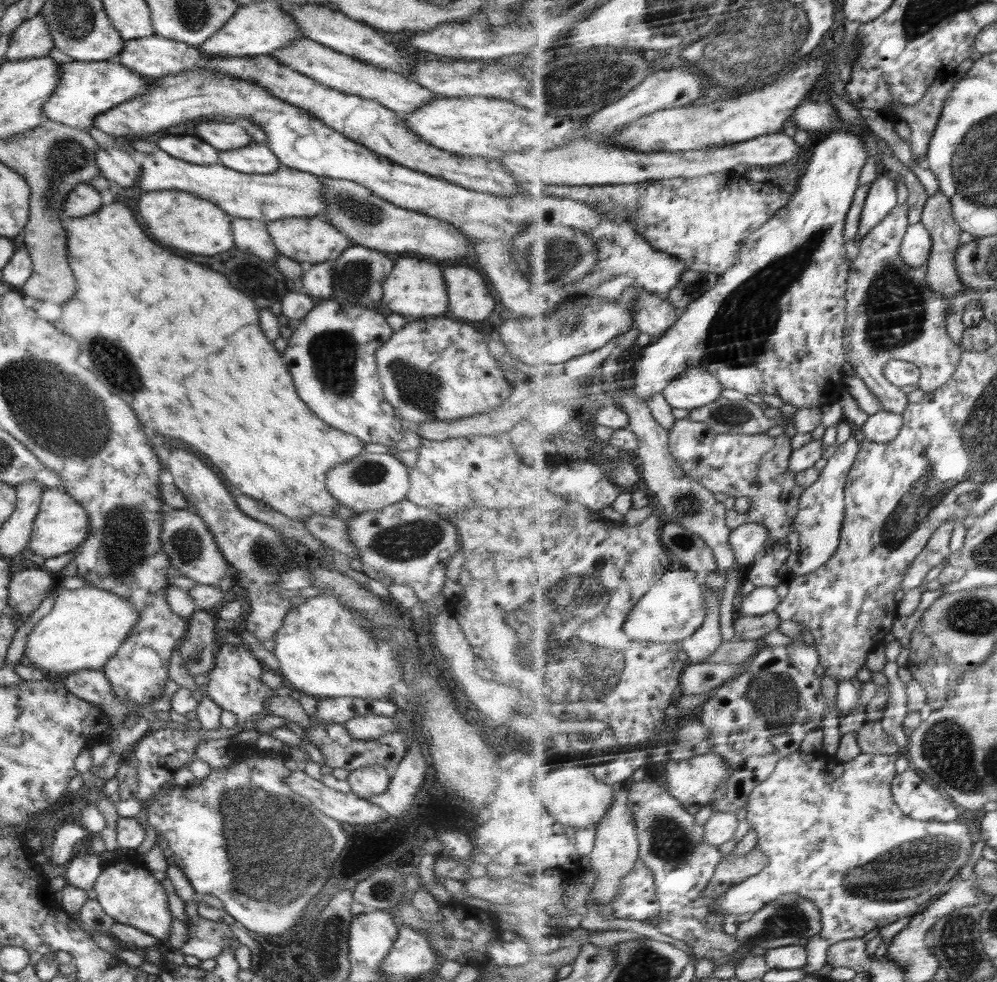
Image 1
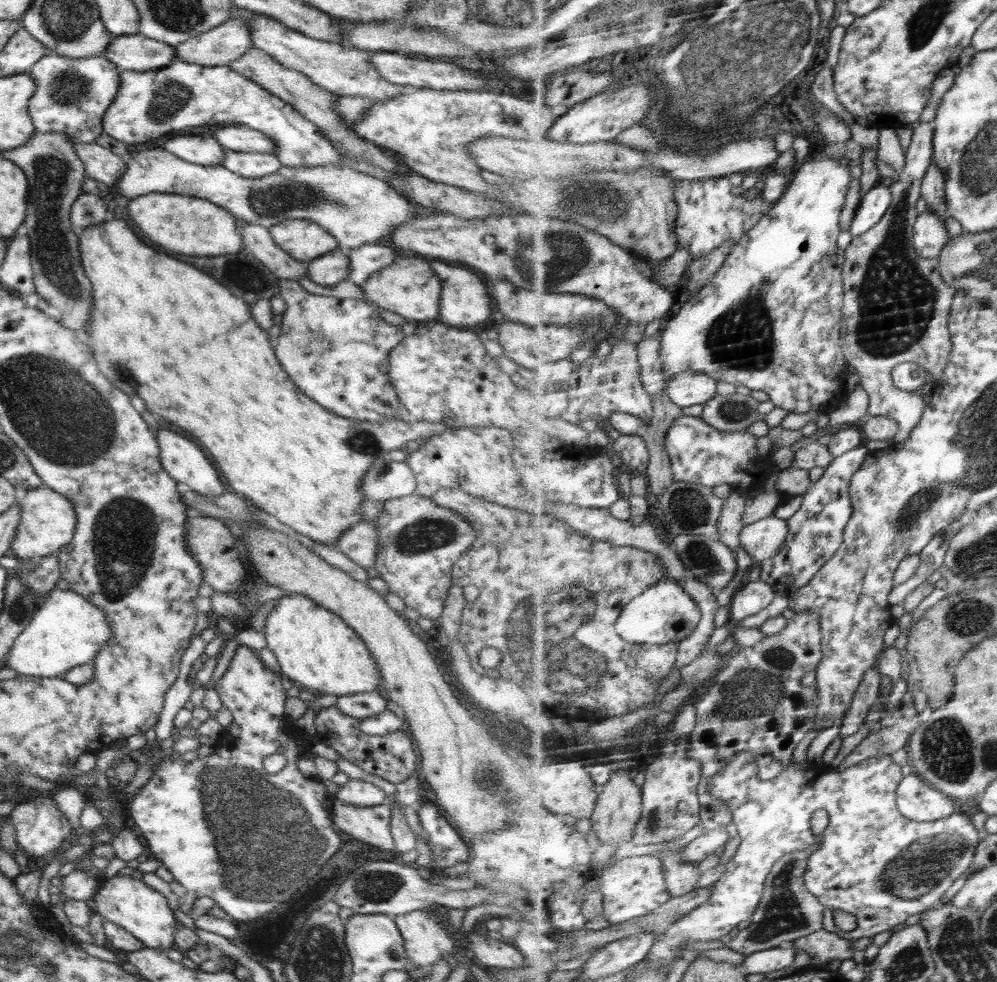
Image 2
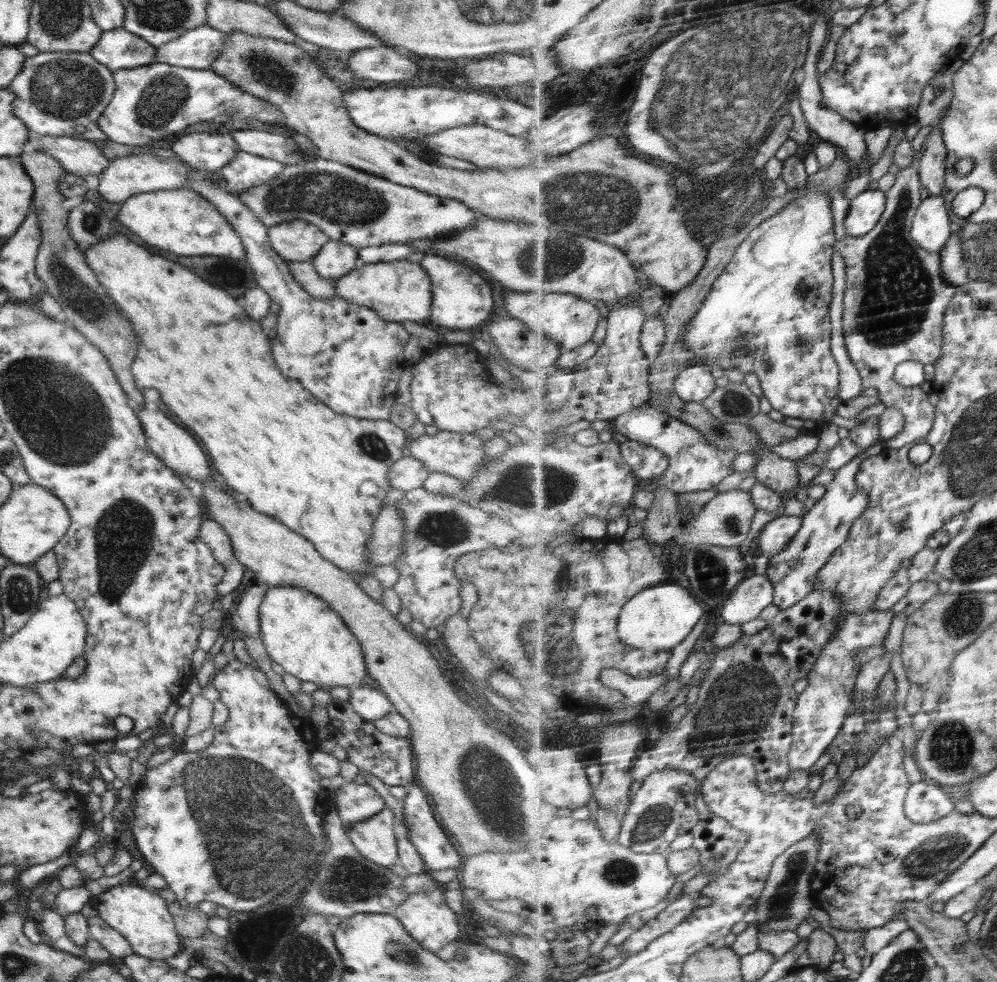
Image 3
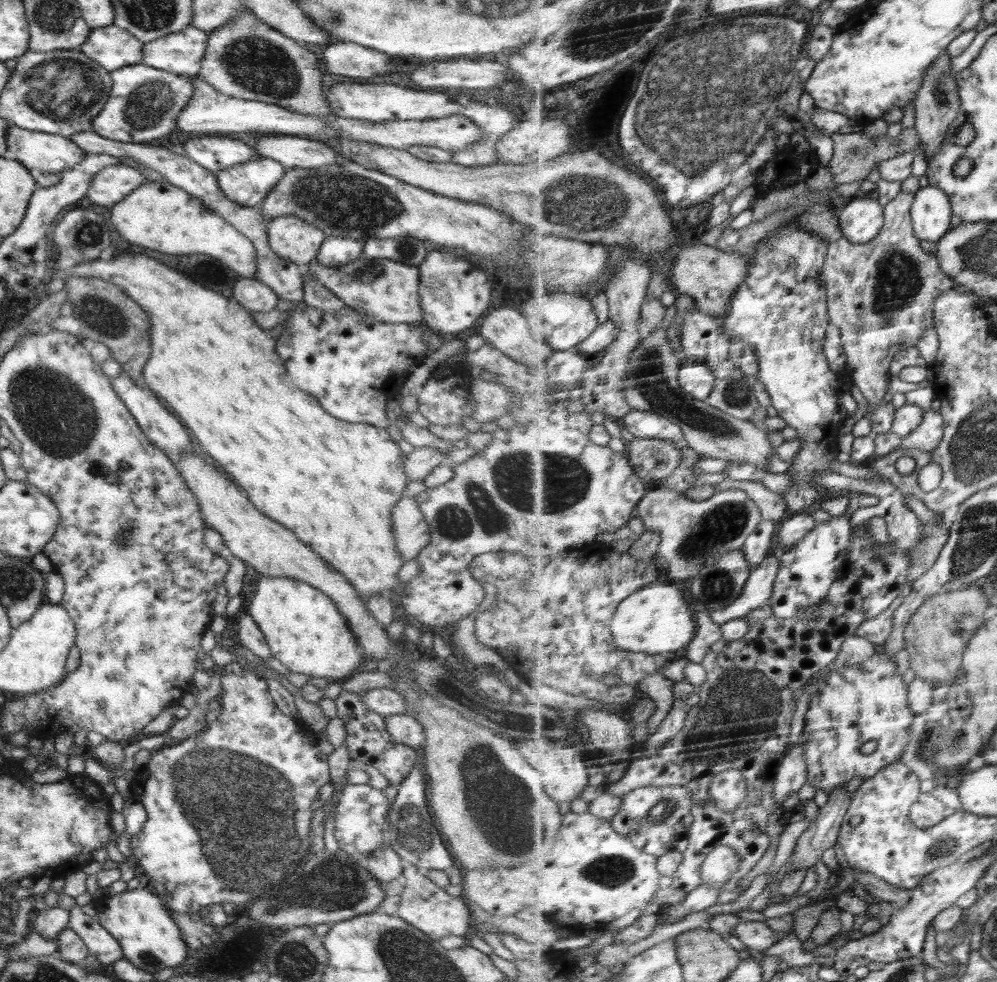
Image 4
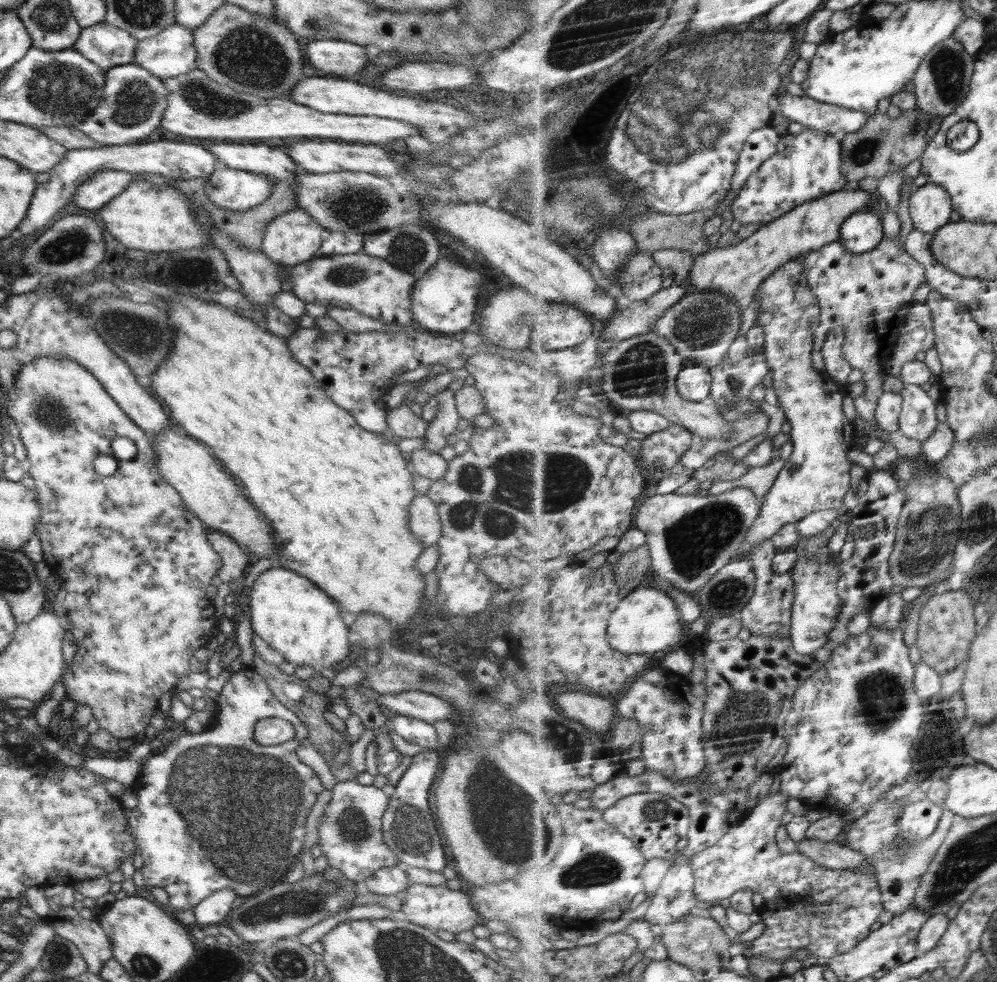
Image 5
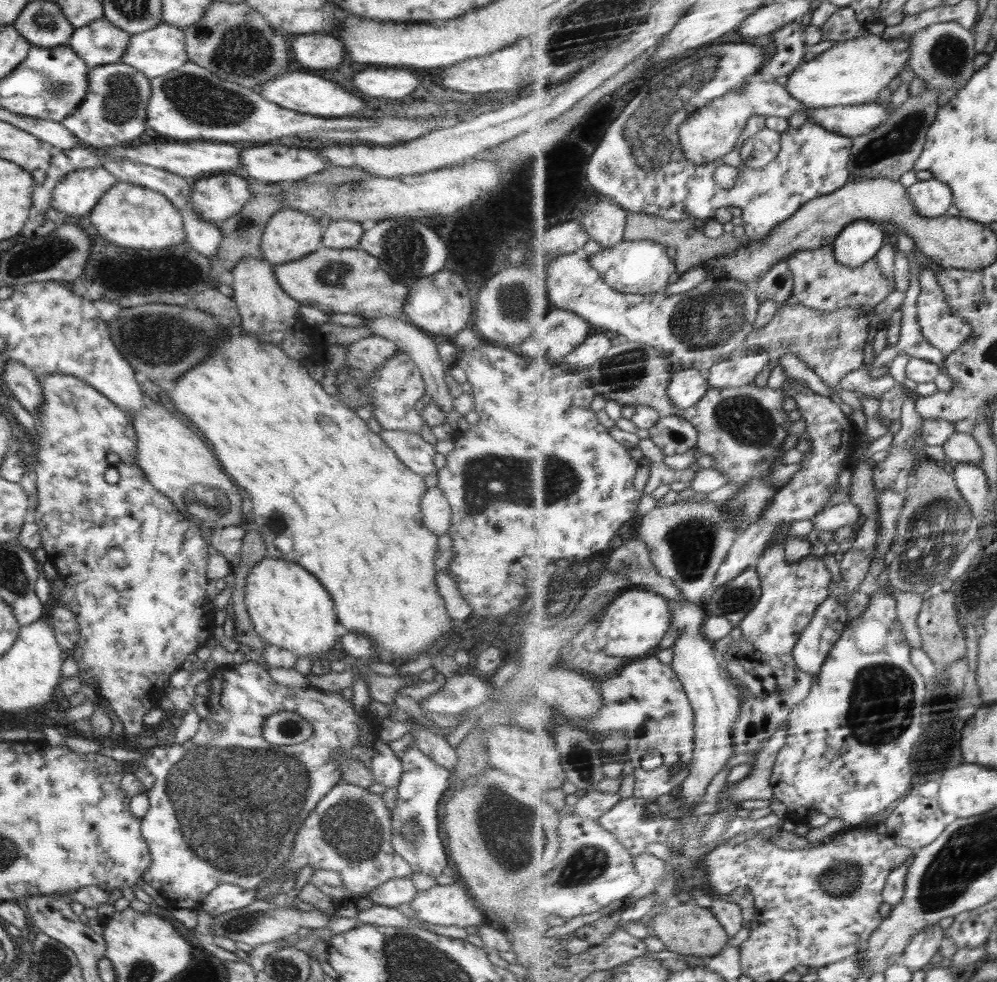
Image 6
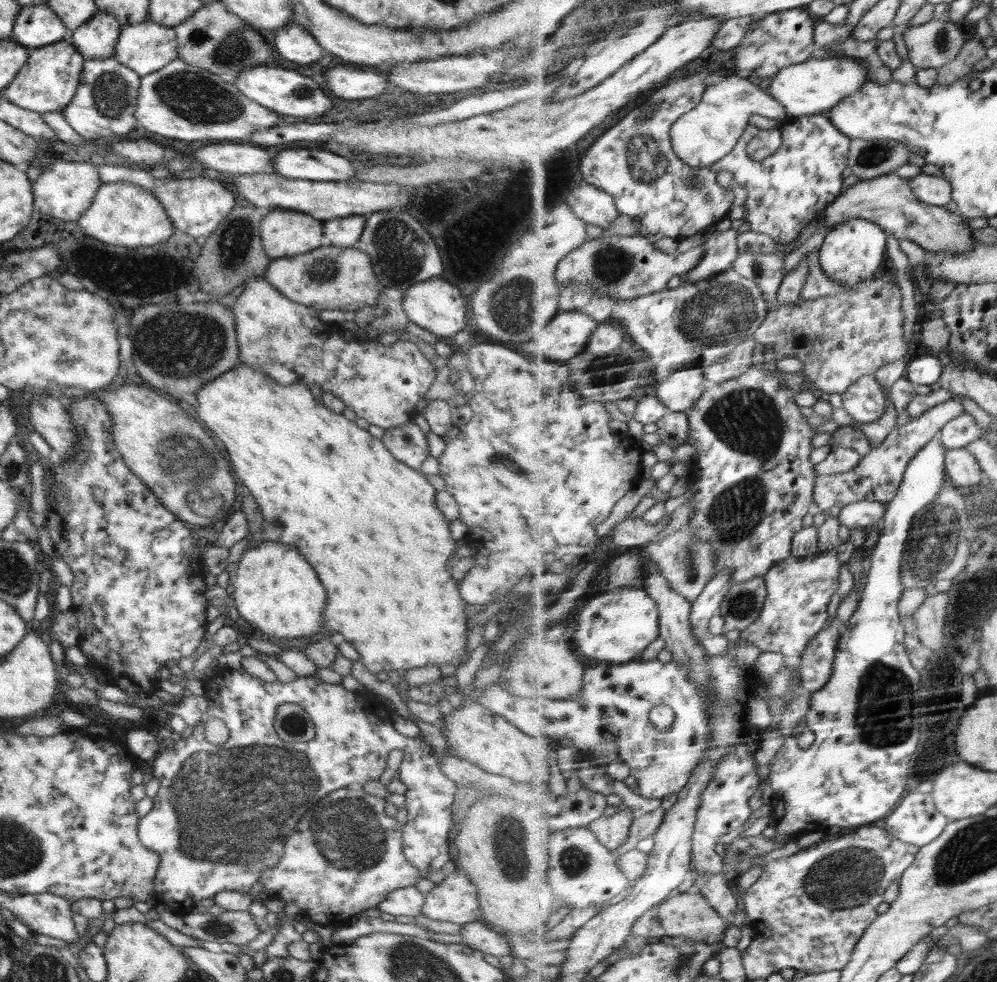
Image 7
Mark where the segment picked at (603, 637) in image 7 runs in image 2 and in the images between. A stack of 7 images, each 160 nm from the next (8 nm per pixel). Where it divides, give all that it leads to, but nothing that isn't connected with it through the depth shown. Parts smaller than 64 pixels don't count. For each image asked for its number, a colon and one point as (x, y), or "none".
2: (666, 613)
3: (660, 618)
4: (657, 619)
5: (649, 620)
6: (637, 622)

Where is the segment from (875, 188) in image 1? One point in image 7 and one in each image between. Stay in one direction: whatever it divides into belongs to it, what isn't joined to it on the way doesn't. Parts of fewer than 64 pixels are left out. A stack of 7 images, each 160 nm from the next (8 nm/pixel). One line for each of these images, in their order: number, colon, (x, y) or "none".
2: (873, 207)
3: (867, 209)
4: (863, 219)
5: (864, 231)
6: (860, 242)
7: (853, 252)

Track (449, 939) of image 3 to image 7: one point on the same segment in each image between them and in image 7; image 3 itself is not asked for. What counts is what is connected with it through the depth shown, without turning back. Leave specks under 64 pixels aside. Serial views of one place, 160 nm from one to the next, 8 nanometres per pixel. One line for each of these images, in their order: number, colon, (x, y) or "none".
4: (428, 907)
5: (441, 908)
6: (448, 905)
7: (454, 899)

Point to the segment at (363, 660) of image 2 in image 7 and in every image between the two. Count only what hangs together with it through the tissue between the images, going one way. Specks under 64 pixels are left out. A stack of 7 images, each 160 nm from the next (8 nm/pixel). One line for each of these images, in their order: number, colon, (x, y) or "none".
3: (301, 632)
4: (303, 628)
5: (295, 617)
6: (289, 608)
7: (276, 591)

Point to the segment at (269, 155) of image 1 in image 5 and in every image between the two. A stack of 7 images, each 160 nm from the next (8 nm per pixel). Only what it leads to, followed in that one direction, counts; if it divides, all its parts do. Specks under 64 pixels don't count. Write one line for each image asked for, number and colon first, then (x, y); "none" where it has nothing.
2: (249, 165)
3: (245, 170)
4: (247, 183)
5: (237, 190)

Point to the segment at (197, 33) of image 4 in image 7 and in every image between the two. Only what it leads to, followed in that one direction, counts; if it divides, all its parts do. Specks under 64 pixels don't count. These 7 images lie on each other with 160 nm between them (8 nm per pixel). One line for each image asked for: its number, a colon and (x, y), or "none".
5: (171, 52)
6: (156, 52)
7: (146, 47)

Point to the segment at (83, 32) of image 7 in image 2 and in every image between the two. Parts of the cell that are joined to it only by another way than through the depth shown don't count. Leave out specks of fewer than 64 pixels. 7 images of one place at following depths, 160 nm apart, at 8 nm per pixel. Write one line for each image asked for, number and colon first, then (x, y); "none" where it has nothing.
2: (135, 52)
3: (117, 49)
4: (111, 47)
5: (106, 45)
6: (100, 42)

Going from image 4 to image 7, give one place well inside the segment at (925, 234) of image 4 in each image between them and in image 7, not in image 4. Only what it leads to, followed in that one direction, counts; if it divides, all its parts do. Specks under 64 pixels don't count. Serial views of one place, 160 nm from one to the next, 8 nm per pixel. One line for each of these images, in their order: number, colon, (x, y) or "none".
5: (931, 206)
6: (933, 198)
7: (936, 190)

